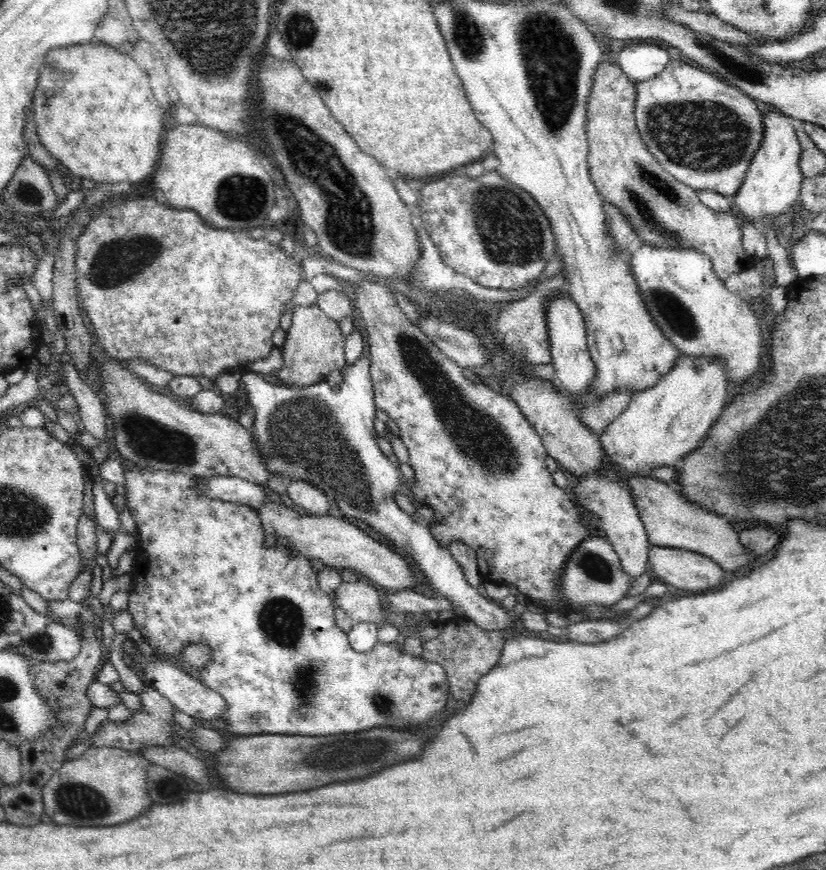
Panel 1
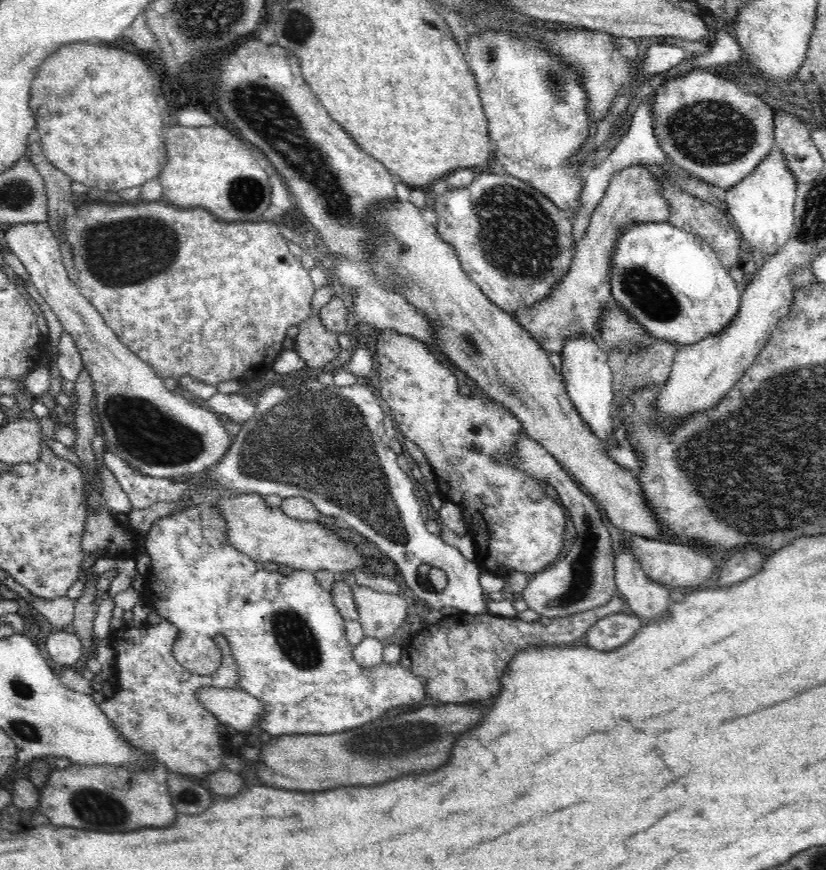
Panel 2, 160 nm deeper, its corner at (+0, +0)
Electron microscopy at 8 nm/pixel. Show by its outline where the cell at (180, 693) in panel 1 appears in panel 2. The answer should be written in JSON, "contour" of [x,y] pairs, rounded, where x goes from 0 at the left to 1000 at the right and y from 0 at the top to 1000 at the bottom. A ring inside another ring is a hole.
{"contour":[[[242,791],[237,798],[237,803],[240,803],[240,808],[247,810],[247,815],[259,820],[264,824],[264,829],[271,834],[280,834],[283,839],[293,843],[305,839],[315,830],[315,825],[320,823],[320,808],[293,792]]]}

